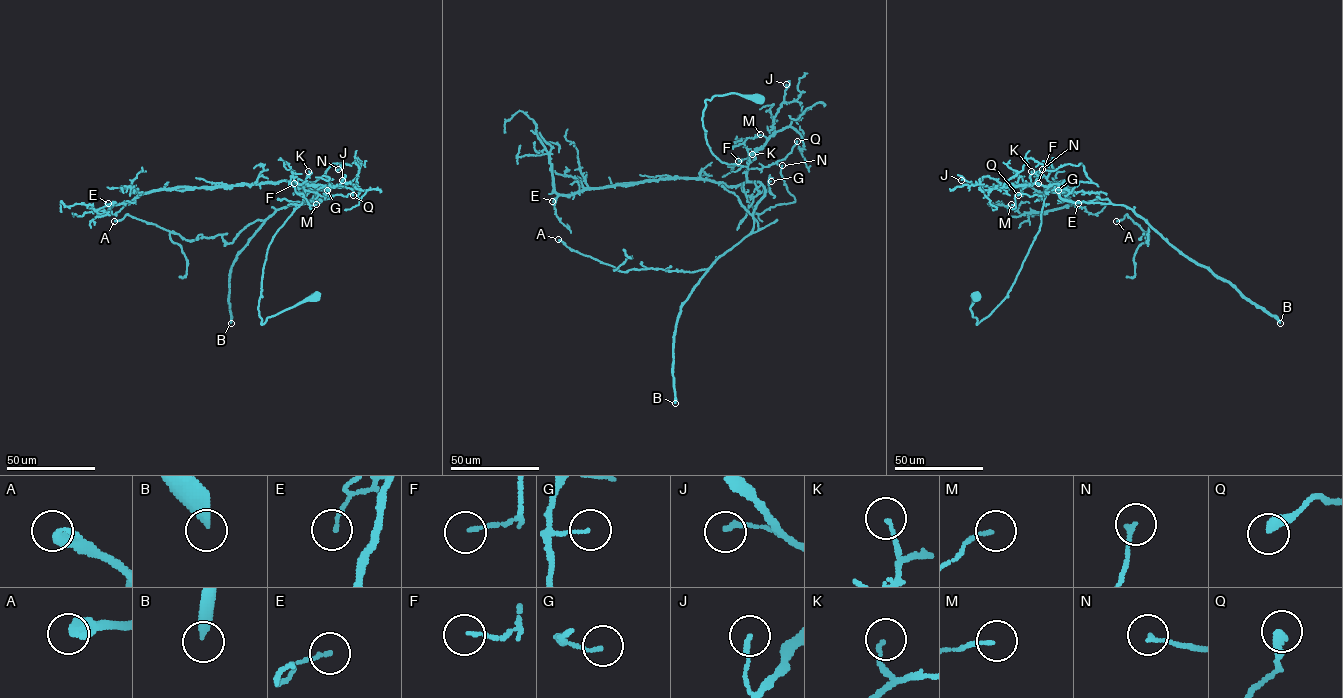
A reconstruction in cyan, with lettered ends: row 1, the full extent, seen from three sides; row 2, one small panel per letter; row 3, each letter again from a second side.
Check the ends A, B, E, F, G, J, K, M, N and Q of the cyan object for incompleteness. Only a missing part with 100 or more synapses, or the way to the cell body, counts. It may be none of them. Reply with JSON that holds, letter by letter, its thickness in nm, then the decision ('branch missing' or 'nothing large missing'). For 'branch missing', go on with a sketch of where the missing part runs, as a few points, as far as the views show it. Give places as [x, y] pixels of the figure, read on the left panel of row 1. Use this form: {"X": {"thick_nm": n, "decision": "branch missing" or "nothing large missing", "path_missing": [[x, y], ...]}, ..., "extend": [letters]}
{"A": {"thick_nm": 320, "decision": "nothing large missing"}, "B": {"thick_nm": 360, "decision": "branch missing"}, "E": {"thick_nm": 120, "decision": "nothing large missing"}, "F": {"thick_nm": 110, "decision": "nothing large missing"}, "G": {"thick_nm": 100, "decision": "nothing large missing"}, "J": {"thick_nm": 170, "decision": "nothing large missing"}, "K": {"thick_nm": 120, "decision": "nothing large missing"}, "M": {"thick_nm": 120, "decision": "nothing large missing"}, "N": {"thick_nm": 160, "decision": "nothing large missing"}, "Q": {"thick_nm": 280, "decision": "nothing large missing"}, "extend": ["B"]}

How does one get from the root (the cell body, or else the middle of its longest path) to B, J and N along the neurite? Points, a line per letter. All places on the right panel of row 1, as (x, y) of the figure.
B: (975, 297), (978, 324), (1012, 286), (1046, 189), (1057, 184), (1067, 200), (1131, 208), (1280, 323)
J: (975, 297), (970, 309), (978, 324), (1012, 286), (1039, 230), (1047, 187), (1036, 183), (988, 187), (961, 180)
N: (975, 297), (970, 309), (978, 324), (1012, 286), (1039, 230), (1046, 189), (1090, 181), (1081, 163), (1042, 169)

